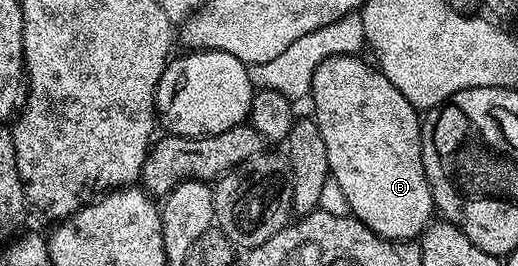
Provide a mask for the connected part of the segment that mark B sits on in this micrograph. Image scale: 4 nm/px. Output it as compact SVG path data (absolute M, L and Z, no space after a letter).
M334 55L326 59L313 73L309 103L315 106L313 118L325 141L330 178L341 187L350 214L383 239L415 241L431 226L437 211L423 168L421 115L378 66L368 63L359 55Z

